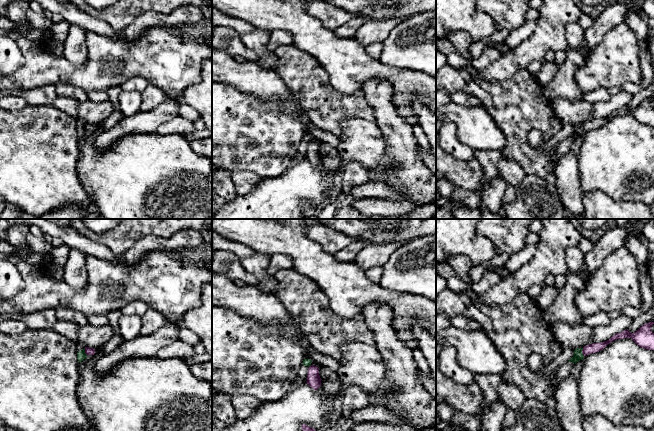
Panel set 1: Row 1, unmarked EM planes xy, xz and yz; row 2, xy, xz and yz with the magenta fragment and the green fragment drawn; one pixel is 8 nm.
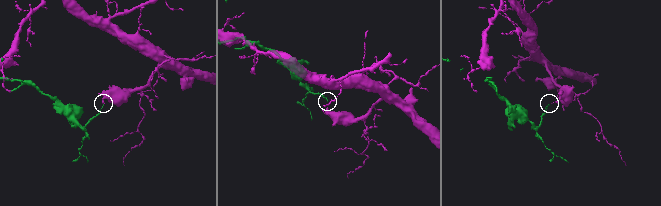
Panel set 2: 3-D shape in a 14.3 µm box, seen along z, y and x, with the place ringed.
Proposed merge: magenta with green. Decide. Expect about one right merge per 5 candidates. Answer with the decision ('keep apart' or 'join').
keep apart

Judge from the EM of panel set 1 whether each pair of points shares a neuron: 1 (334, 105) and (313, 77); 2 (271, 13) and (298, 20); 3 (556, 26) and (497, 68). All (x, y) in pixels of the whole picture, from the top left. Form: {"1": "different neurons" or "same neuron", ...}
{"1": "same neuron", "2": "same neuron", "3": "same neuron"}

